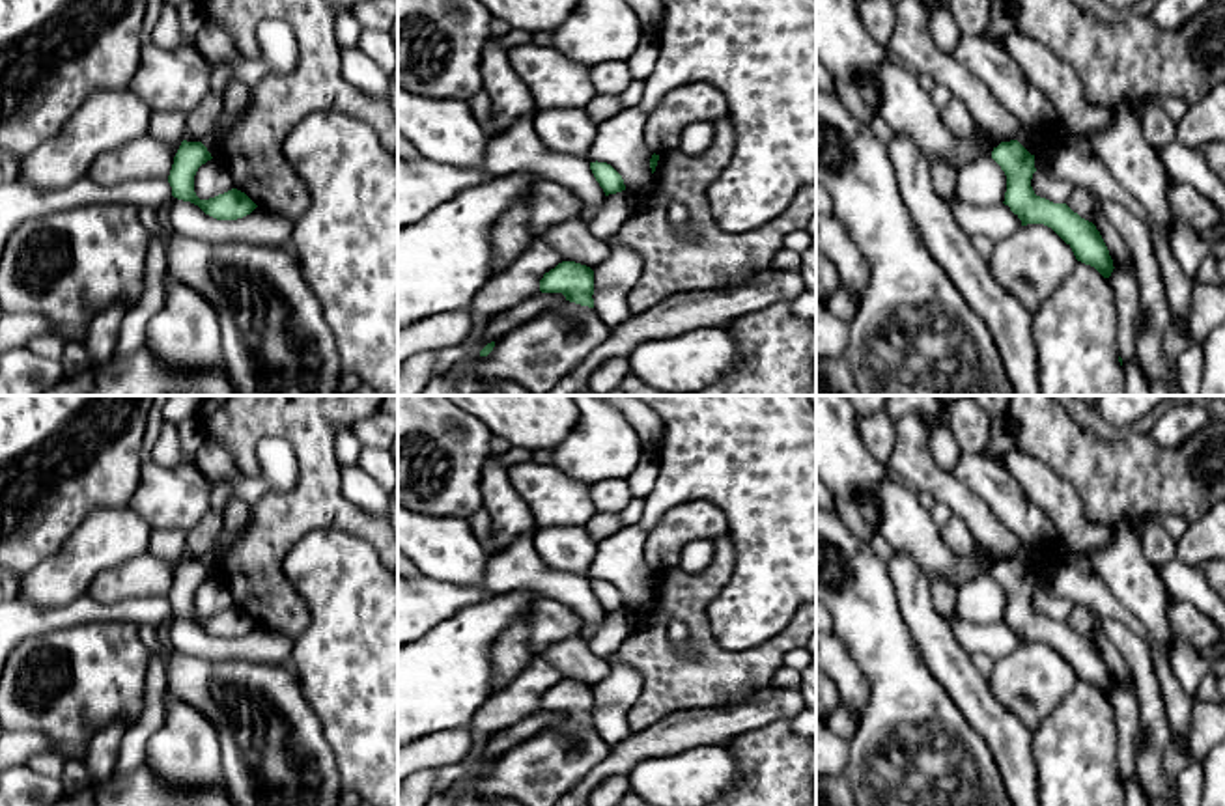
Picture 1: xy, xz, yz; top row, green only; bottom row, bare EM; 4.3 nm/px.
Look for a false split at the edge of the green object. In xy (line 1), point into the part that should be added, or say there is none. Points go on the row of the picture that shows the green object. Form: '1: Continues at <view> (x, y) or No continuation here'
1: No continuation here

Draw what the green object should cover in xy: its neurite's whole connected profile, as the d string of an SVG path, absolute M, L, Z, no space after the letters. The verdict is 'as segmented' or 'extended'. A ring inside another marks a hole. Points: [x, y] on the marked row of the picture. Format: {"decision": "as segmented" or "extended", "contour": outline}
{"decision": "as segmented", "contour": "M183 140L168 175L172 196L198 205L217 220L237 220L250 215L258 205L241 190L232 188L209 200L200 200L194 192L194 175L202 164L211 160L211 153L202 142Z"}

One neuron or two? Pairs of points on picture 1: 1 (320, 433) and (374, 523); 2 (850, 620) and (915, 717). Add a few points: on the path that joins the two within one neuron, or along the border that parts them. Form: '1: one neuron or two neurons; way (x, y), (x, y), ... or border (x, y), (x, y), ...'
1: one neuron; way (320, 459), (320, 487), (348, 515)
2: one neuron; way (874, 644), (891, 661), (902, 693)

